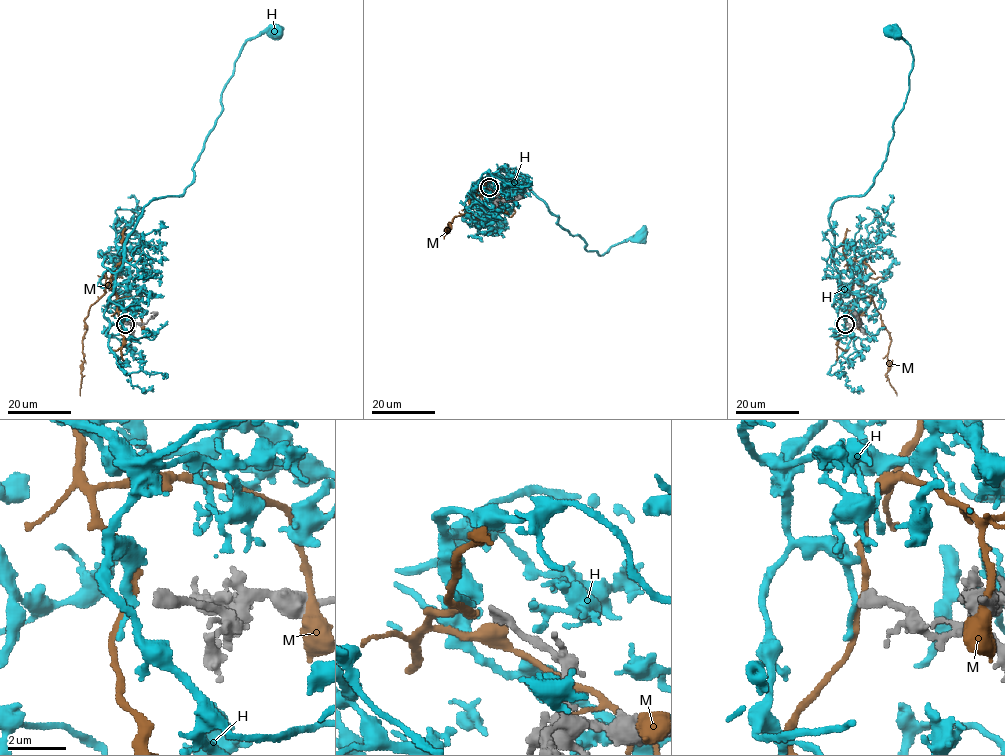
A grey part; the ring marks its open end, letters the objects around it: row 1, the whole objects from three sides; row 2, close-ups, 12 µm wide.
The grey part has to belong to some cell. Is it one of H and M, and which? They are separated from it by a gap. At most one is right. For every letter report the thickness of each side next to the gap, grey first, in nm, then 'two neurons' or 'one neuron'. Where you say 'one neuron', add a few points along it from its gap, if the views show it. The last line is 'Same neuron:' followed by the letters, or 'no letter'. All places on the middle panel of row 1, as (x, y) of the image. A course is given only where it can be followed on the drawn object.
H: 320/190 nm | one neuron | via (487, 187), (486, 179), (474, 182), (499, 171), (512, 174), (558, 216), (562, 228), (599, 255), (640, 236)
M: 320/240 nm | two neurons
Same neuron: H

